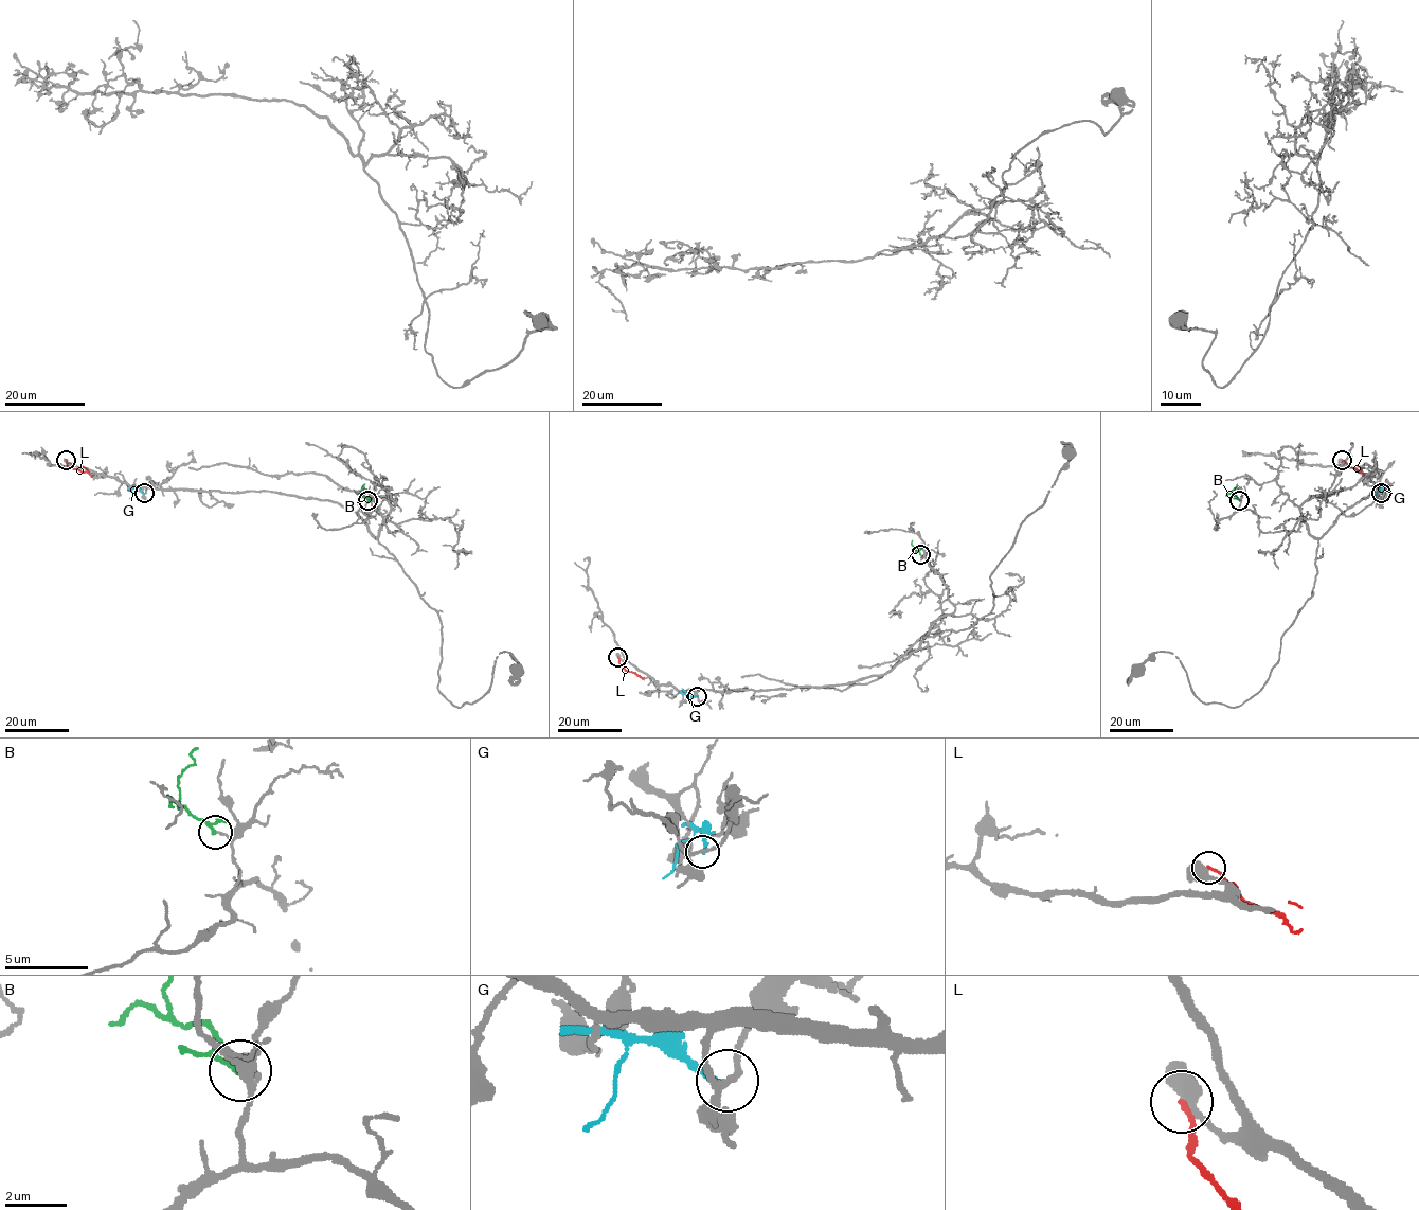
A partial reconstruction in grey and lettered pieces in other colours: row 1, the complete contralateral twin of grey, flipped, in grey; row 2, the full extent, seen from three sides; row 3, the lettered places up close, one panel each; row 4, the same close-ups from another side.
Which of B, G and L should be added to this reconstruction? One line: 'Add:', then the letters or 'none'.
Add: B

